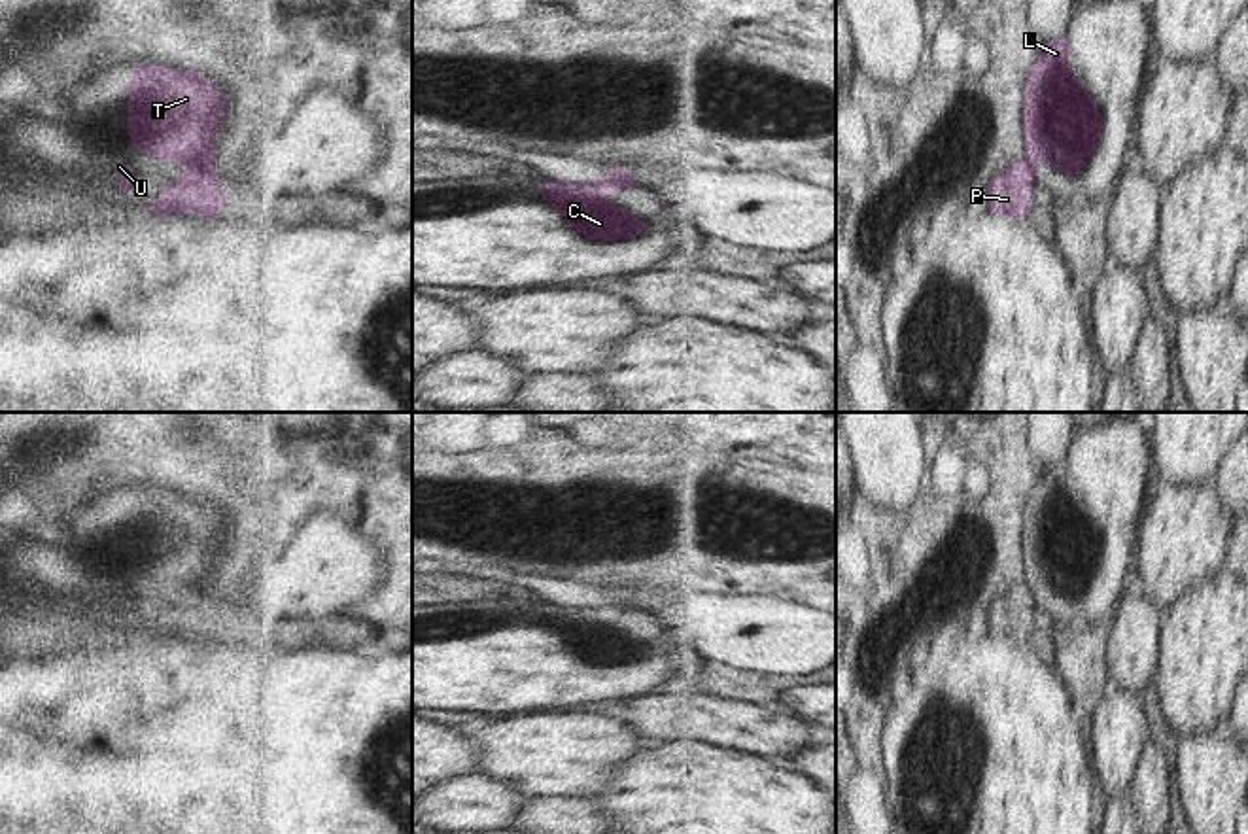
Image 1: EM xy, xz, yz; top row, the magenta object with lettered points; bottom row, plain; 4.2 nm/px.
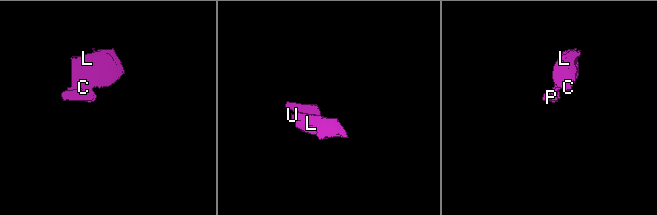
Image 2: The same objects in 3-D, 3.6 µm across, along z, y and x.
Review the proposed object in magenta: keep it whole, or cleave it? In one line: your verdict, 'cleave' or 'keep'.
cleave

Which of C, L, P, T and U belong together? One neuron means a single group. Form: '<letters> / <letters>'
C L T U / P

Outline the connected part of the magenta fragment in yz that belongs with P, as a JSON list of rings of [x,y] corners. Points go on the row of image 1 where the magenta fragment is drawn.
[[[1015,161],[987,183],[985,208],[989,214],[1006,214],[1010,217],[1027,217],[1031,206],[1029,191],[1034,180],[1025,161]]]

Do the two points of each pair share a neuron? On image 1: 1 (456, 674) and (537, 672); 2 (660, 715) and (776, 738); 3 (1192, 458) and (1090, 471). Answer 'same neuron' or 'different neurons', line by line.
1: same neuron
2: same neuron
3: different neurons

